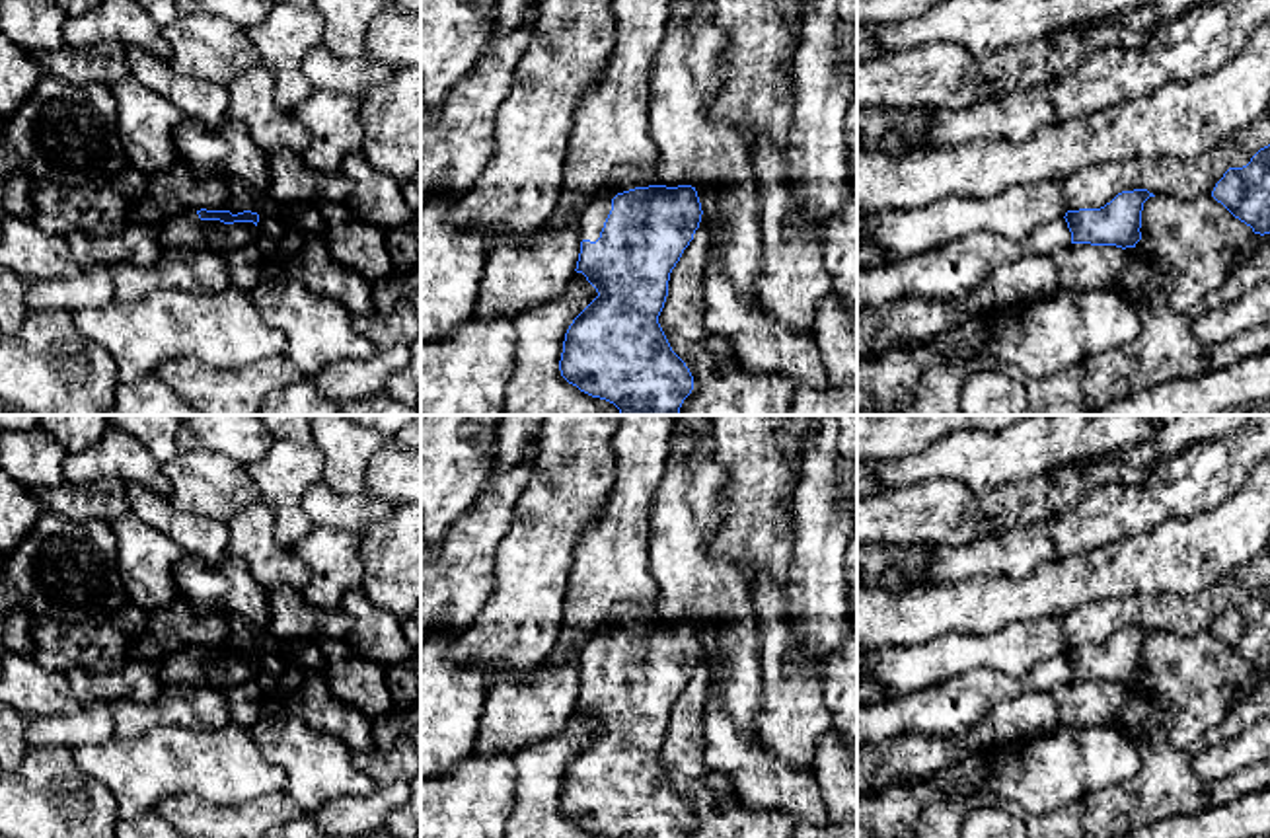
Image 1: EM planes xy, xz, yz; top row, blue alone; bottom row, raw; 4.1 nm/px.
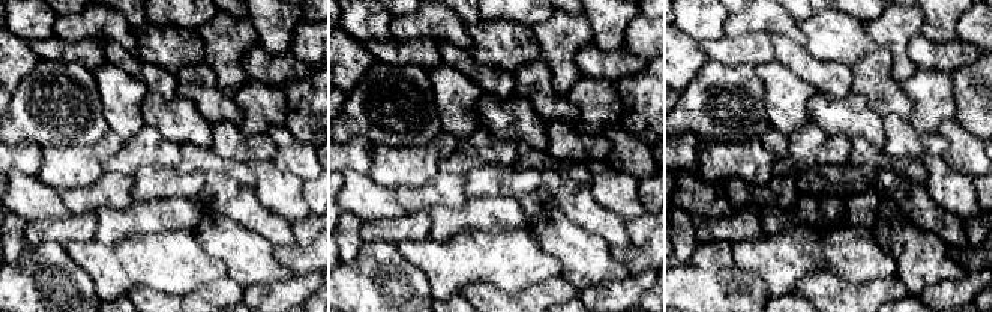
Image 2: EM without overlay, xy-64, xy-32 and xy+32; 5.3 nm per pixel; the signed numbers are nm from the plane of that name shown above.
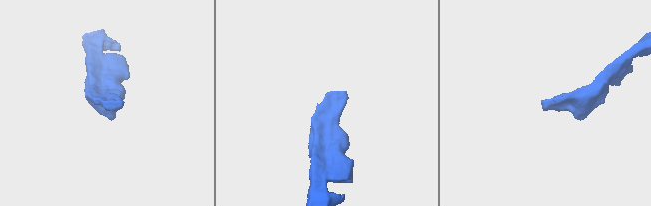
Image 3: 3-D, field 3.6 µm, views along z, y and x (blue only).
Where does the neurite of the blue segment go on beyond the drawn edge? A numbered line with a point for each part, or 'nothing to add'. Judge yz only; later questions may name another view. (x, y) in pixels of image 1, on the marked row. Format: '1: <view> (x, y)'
1: yz (955, 271)

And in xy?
1: xy (184, 230)

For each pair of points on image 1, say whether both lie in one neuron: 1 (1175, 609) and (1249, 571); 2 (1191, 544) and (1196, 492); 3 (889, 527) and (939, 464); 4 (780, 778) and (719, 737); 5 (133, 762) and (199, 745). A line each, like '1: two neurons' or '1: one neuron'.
1: one neuron
2: two neurons
3: two neurons
4: one neuron
5: one neuron

